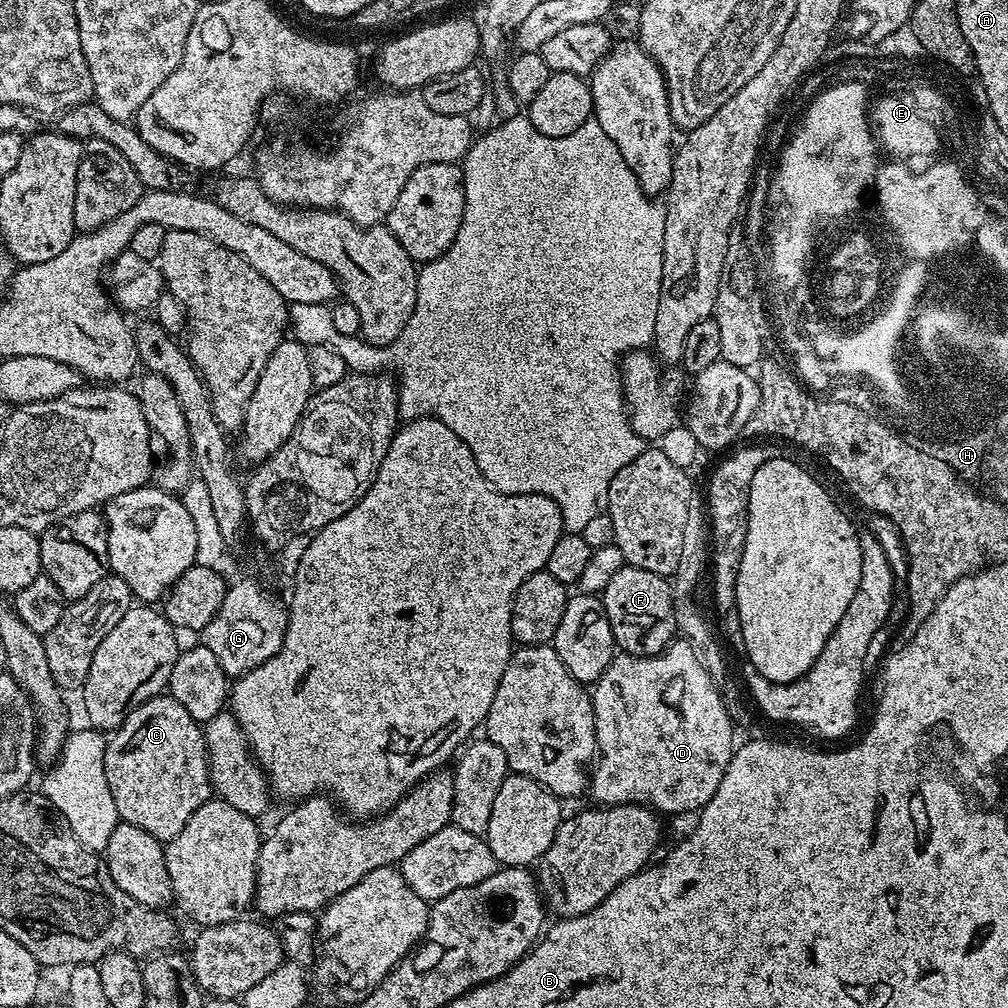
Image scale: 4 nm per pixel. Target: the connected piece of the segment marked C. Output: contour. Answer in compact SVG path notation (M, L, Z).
M170 694L142 702L121 722L106 743L104 765L117 817L161 842L173 840L190 814L214 796L204 729Z

